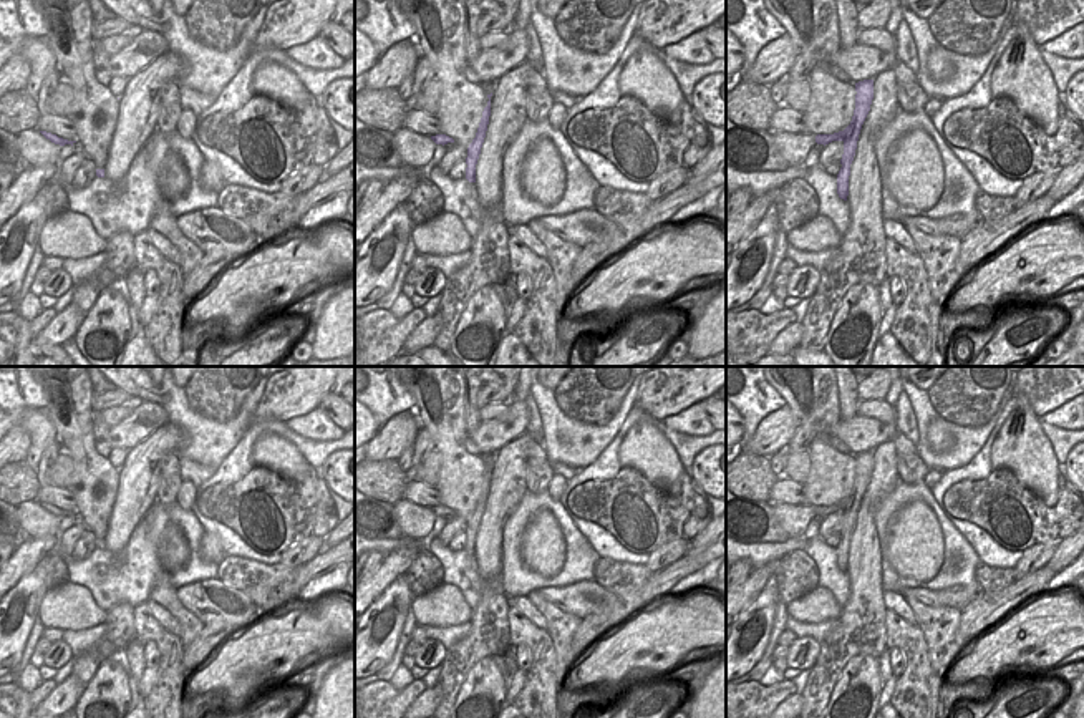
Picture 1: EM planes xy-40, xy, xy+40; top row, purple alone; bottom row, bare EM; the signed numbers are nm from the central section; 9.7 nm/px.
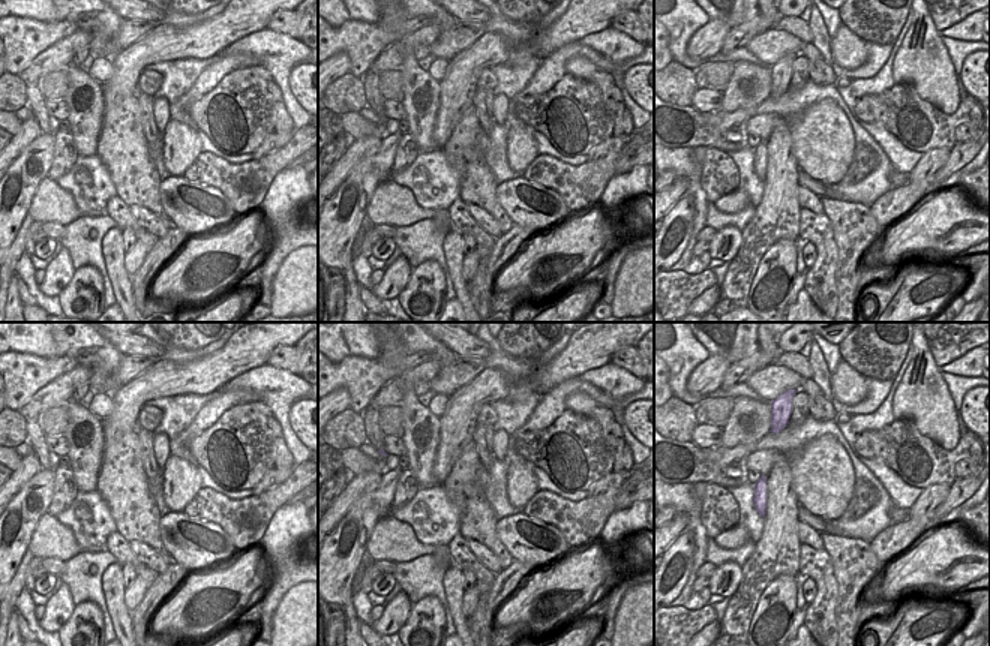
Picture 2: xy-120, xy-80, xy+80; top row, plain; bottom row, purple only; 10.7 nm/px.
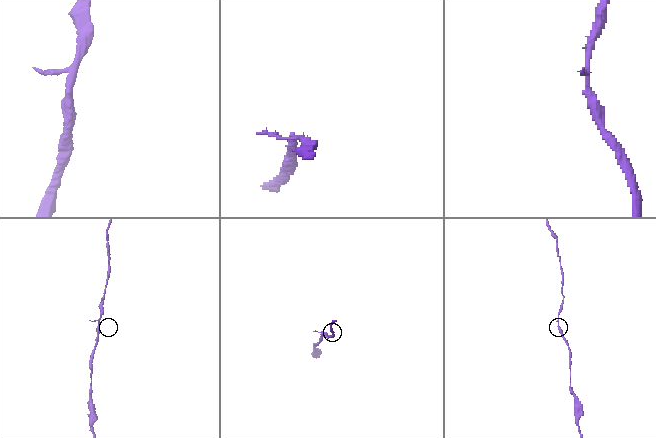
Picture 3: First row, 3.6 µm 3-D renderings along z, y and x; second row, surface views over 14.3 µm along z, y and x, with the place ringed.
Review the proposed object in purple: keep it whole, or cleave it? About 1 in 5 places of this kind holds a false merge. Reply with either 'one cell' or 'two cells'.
one cell

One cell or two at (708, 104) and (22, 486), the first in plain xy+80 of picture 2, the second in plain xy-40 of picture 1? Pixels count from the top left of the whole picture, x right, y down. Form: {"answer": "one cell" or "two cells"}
{"answer": "two cells"}

